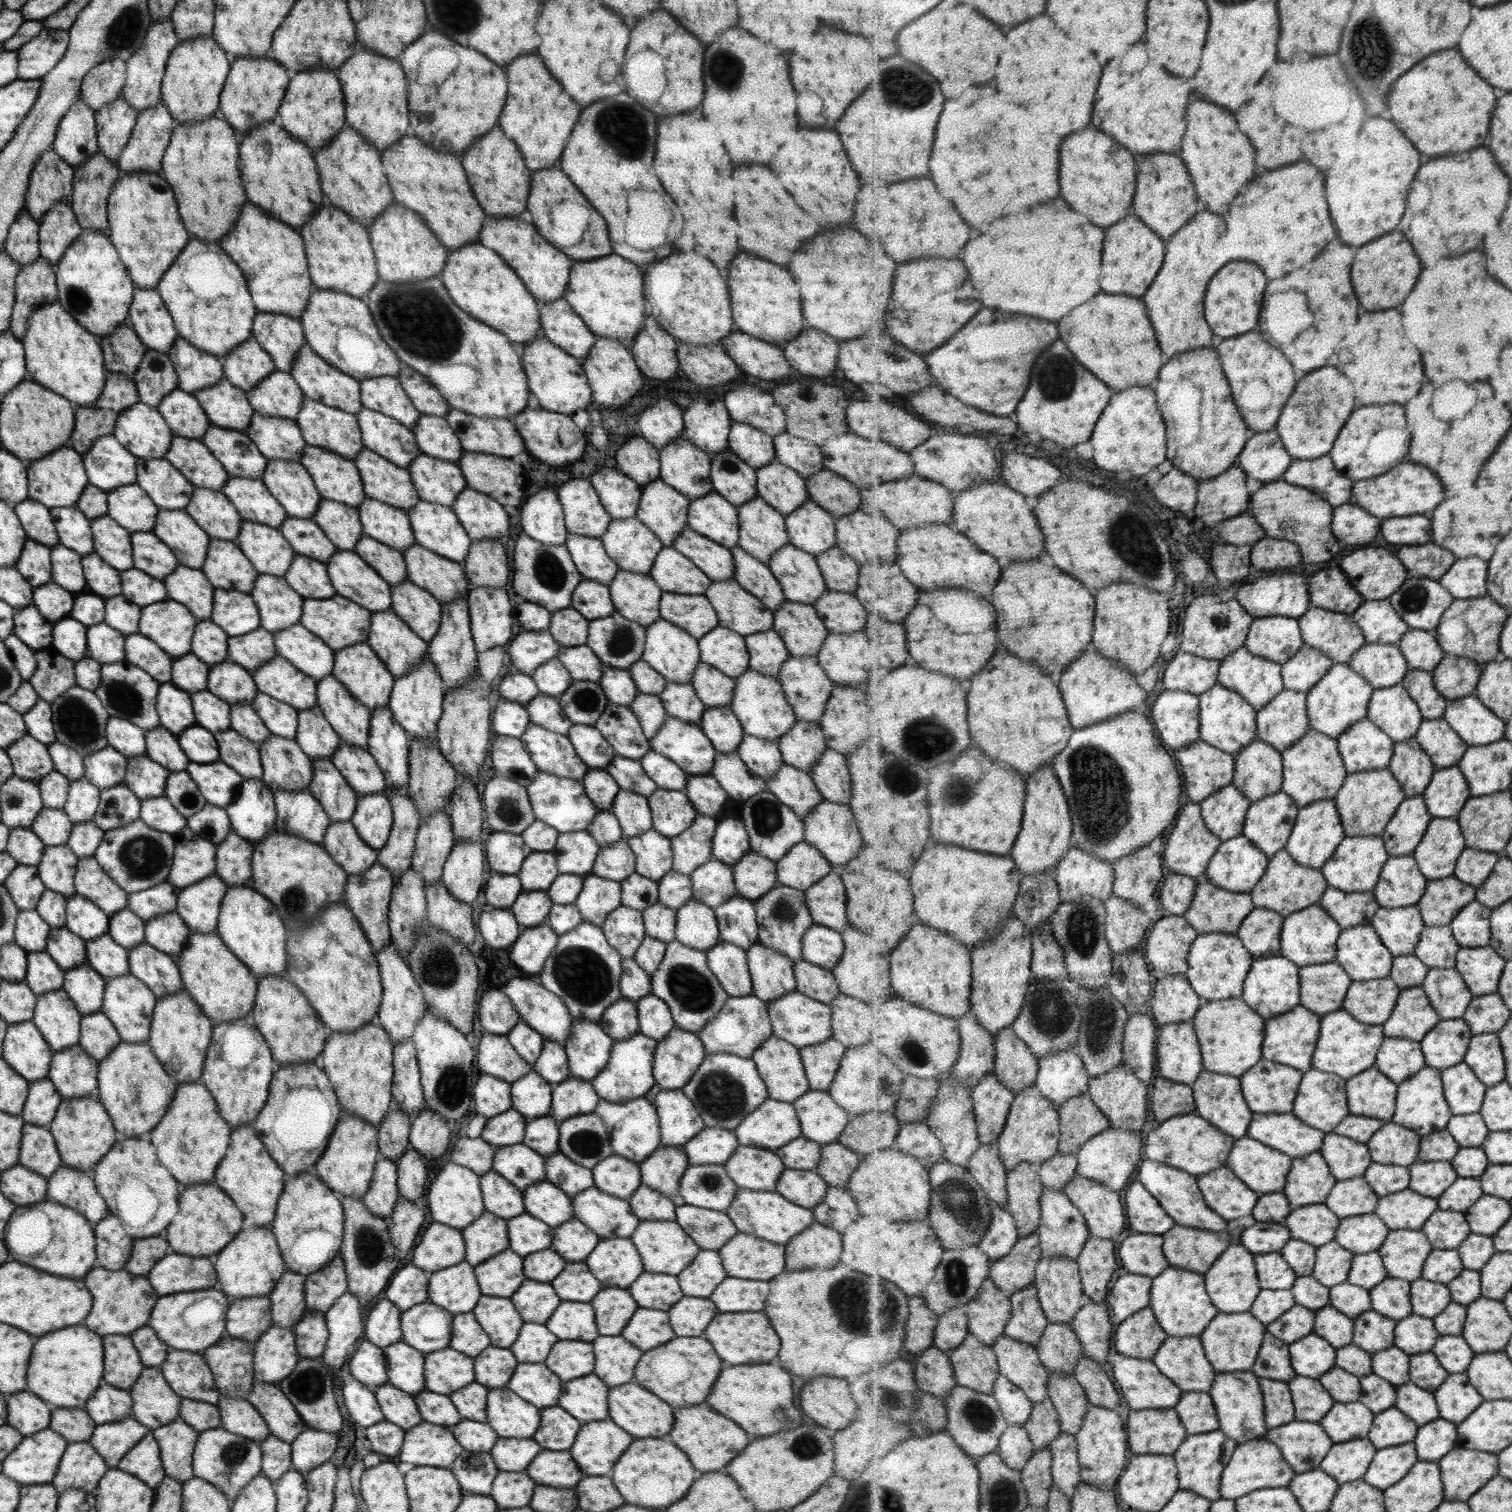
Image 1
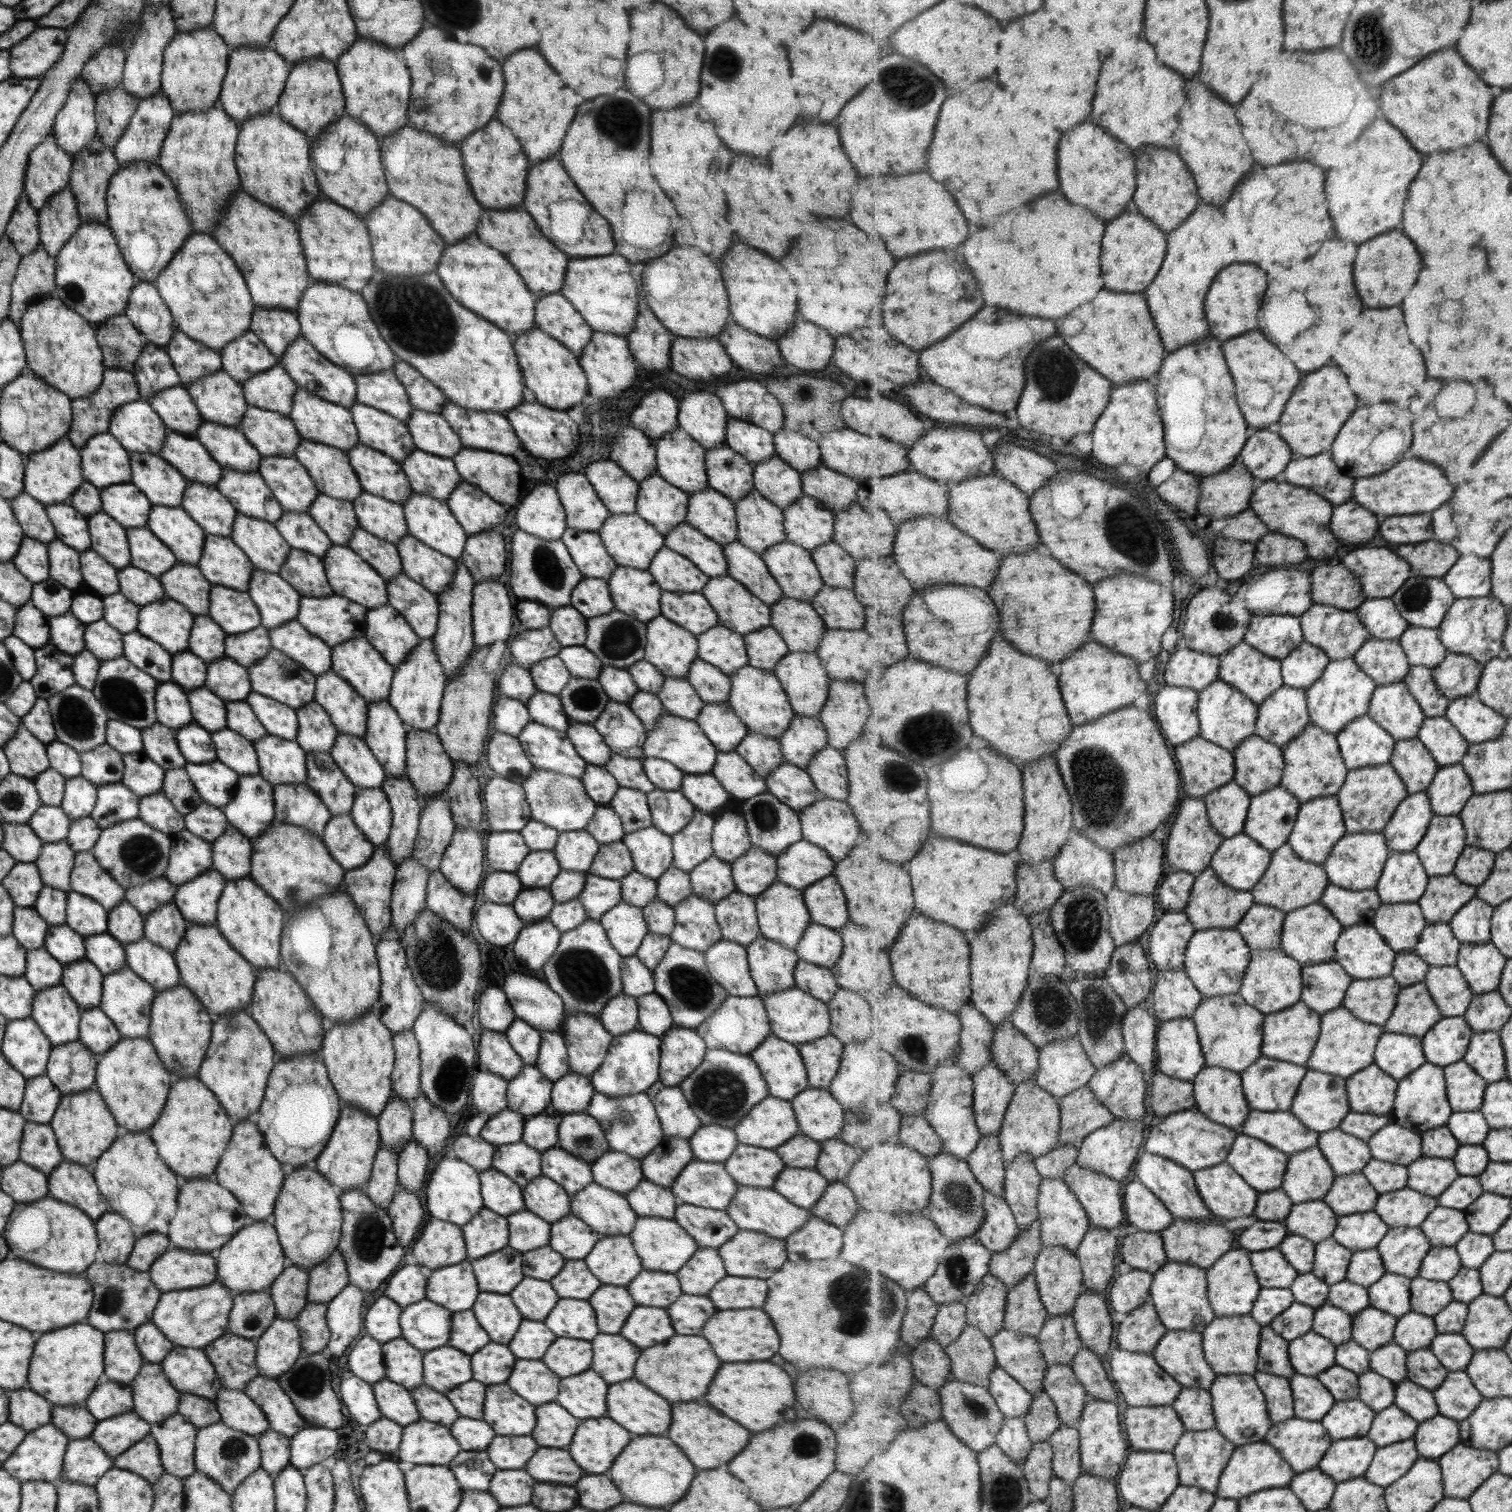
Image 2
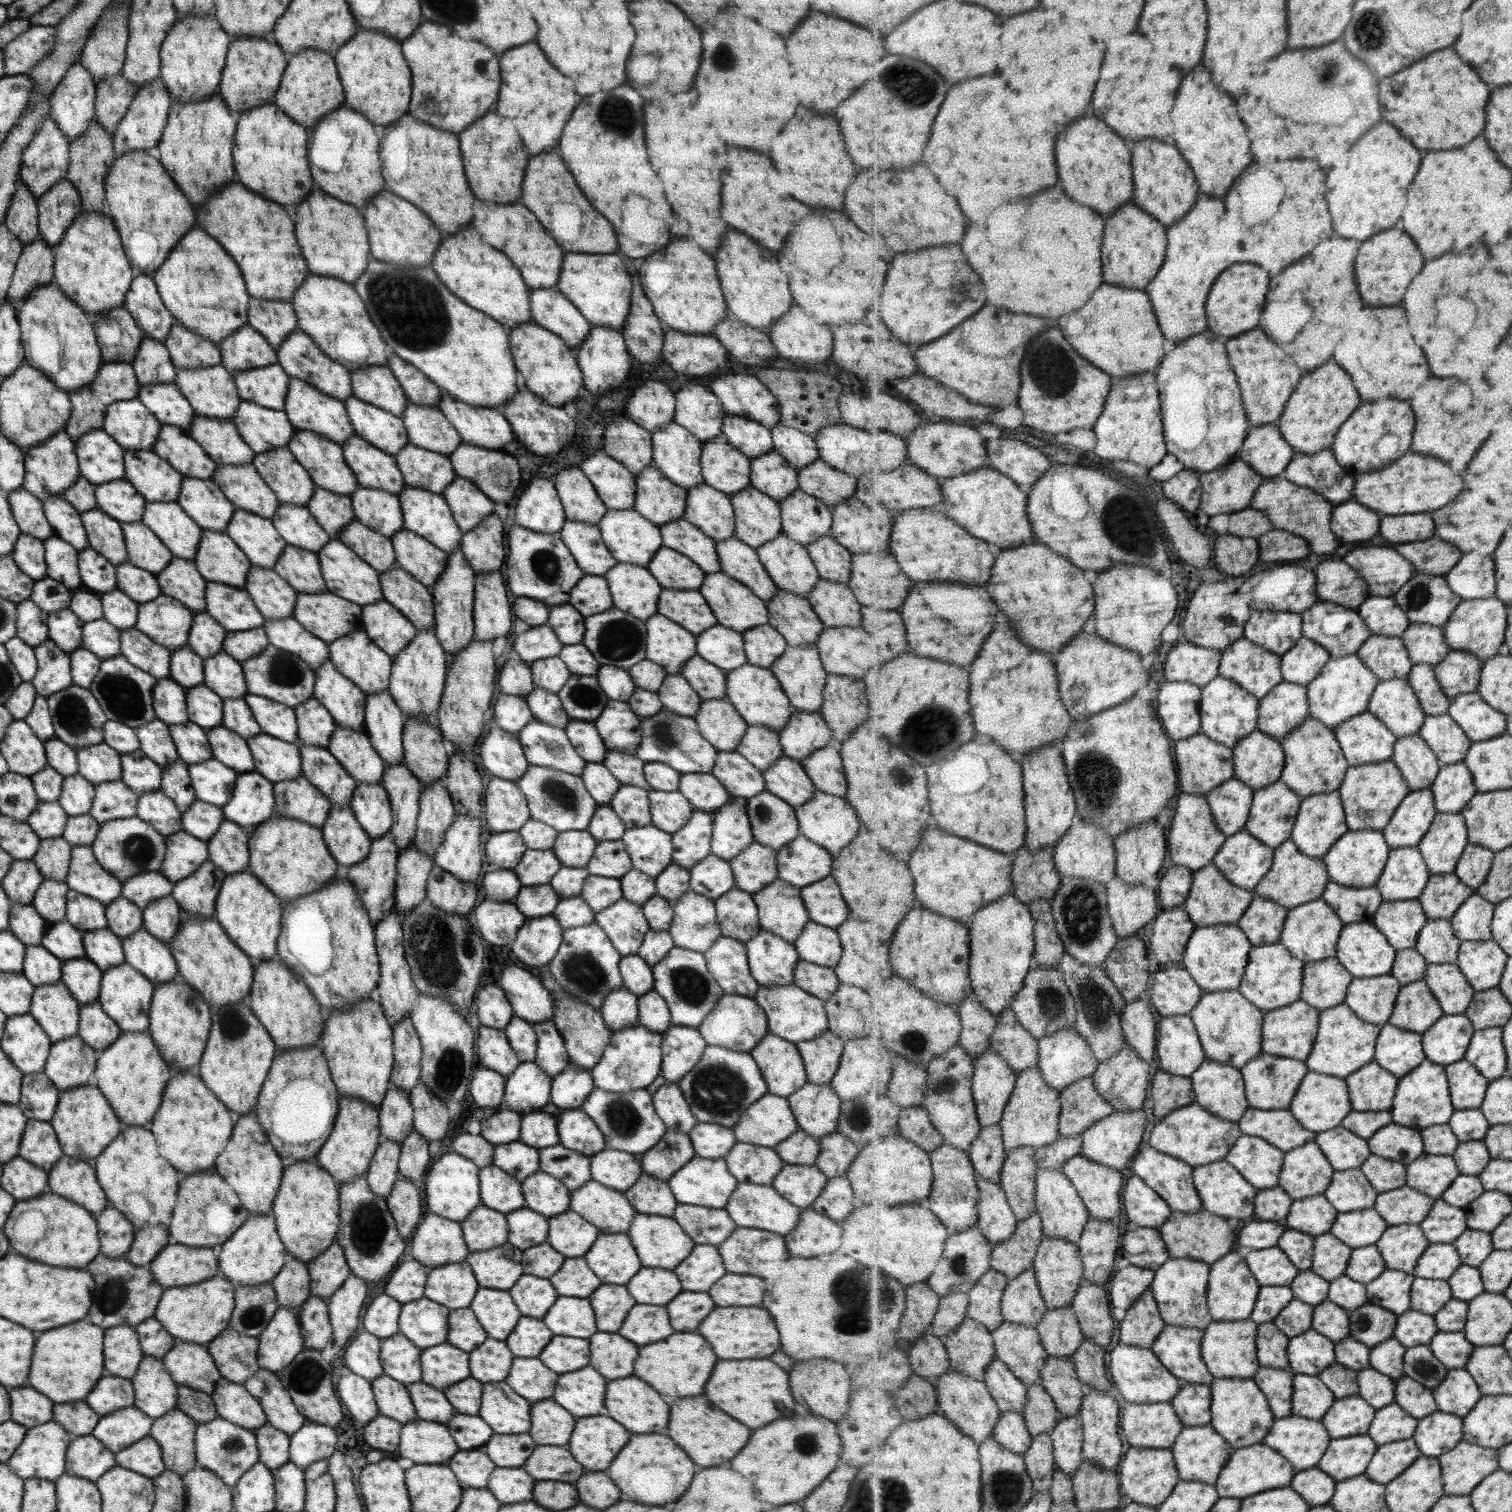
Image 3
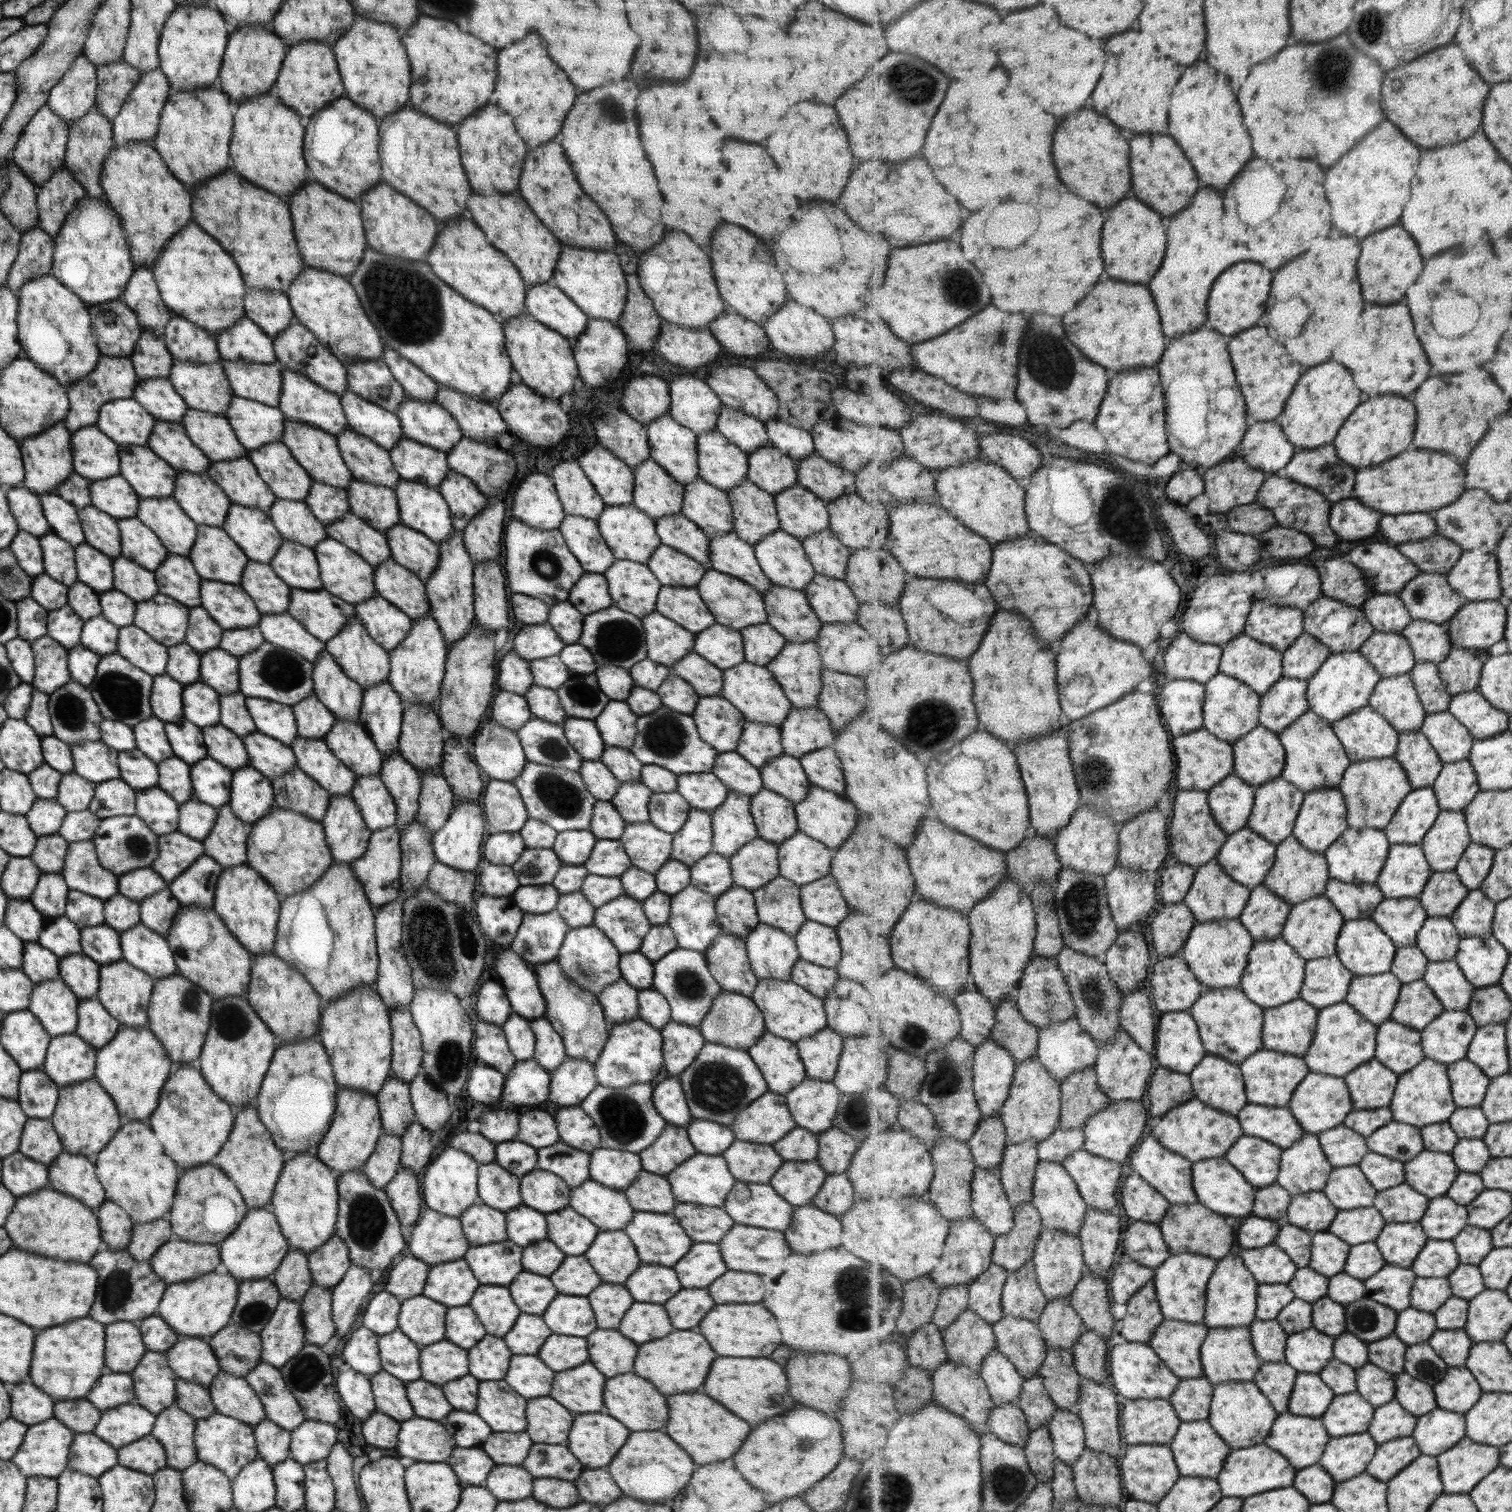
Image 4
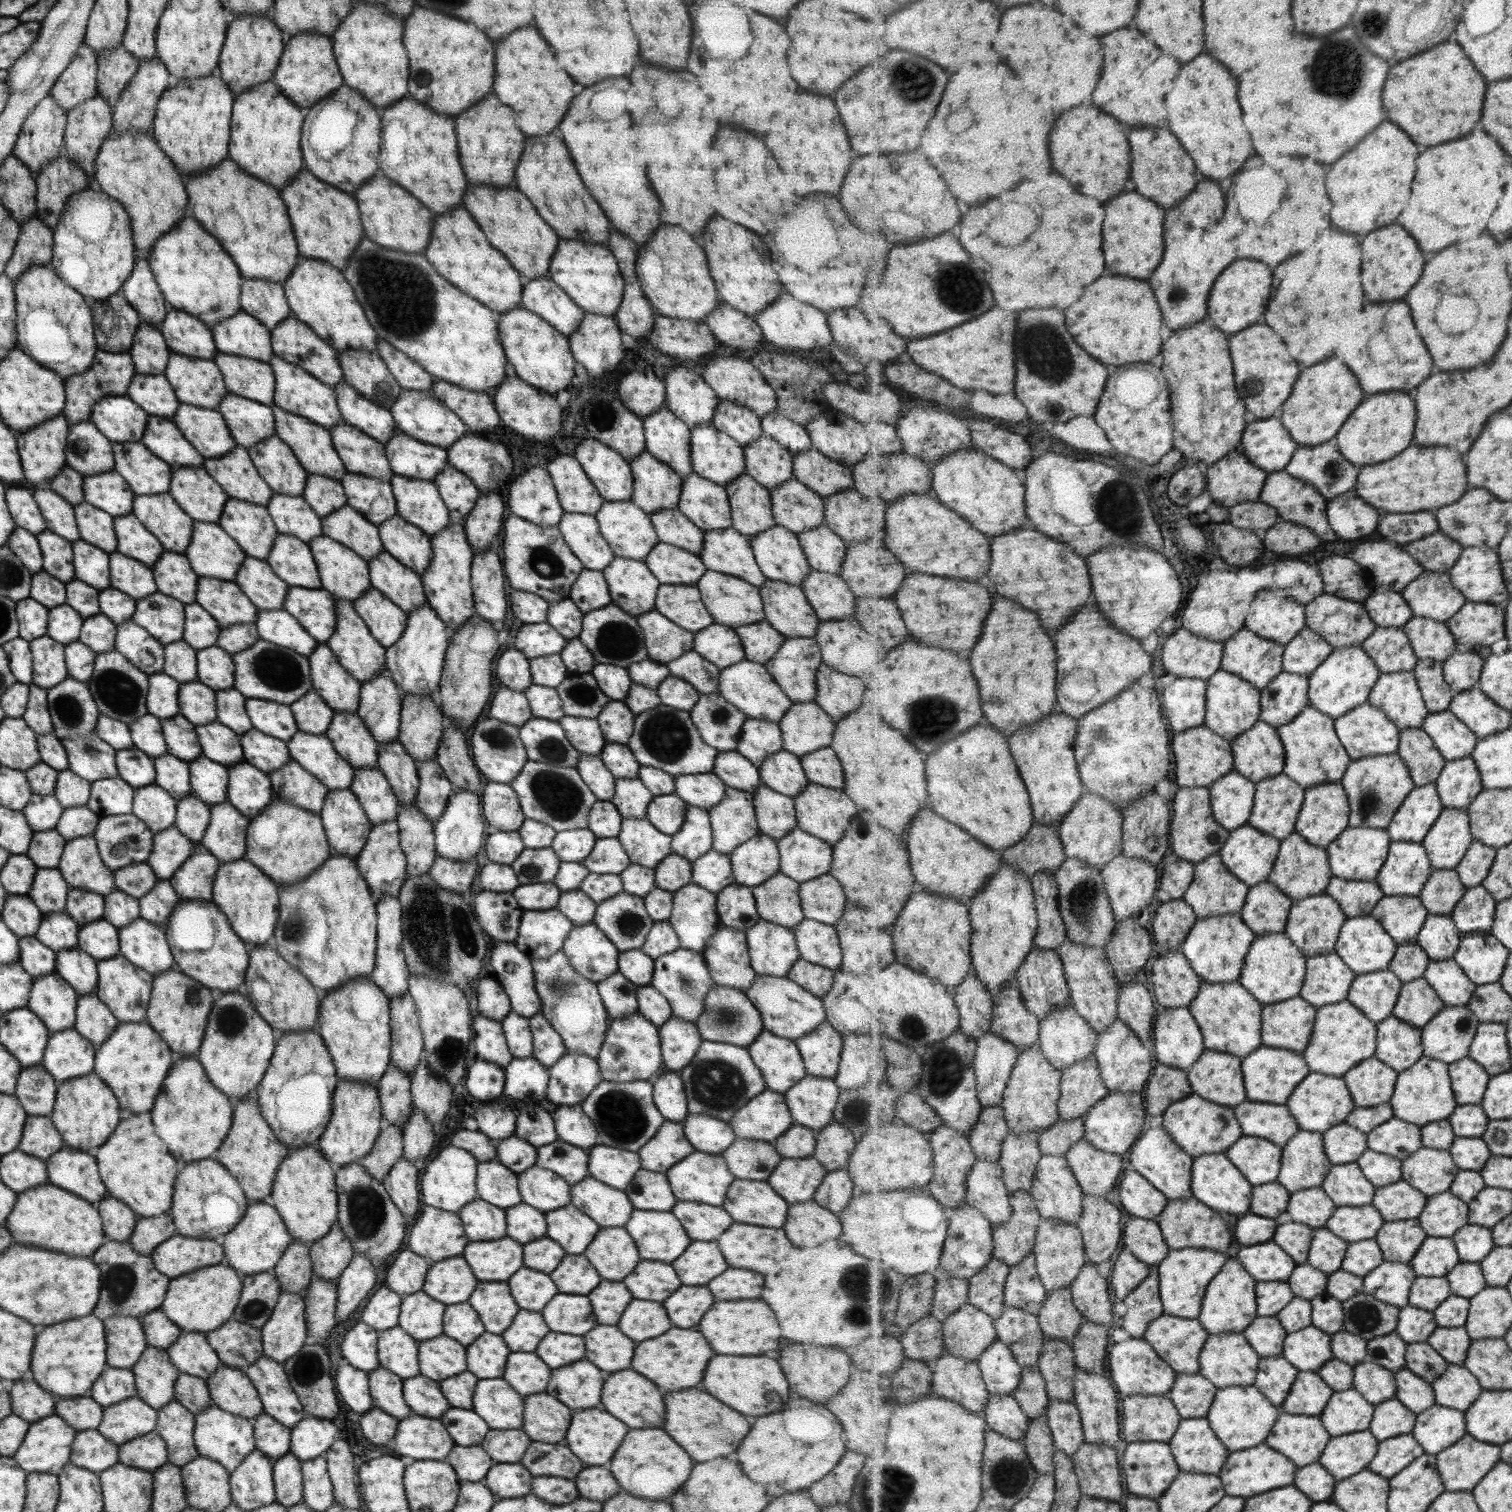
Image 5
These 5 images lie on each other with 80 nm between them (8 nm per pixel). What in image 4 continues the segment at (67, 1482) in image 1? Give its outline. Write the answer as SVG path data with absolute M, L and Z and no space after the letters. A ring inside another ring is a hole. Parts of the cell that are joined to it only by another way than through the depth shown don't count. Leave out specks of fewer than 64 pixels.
M92 1432L76 1434L69 1445L66 1468L97 1478L116 1465L116 1450Z

